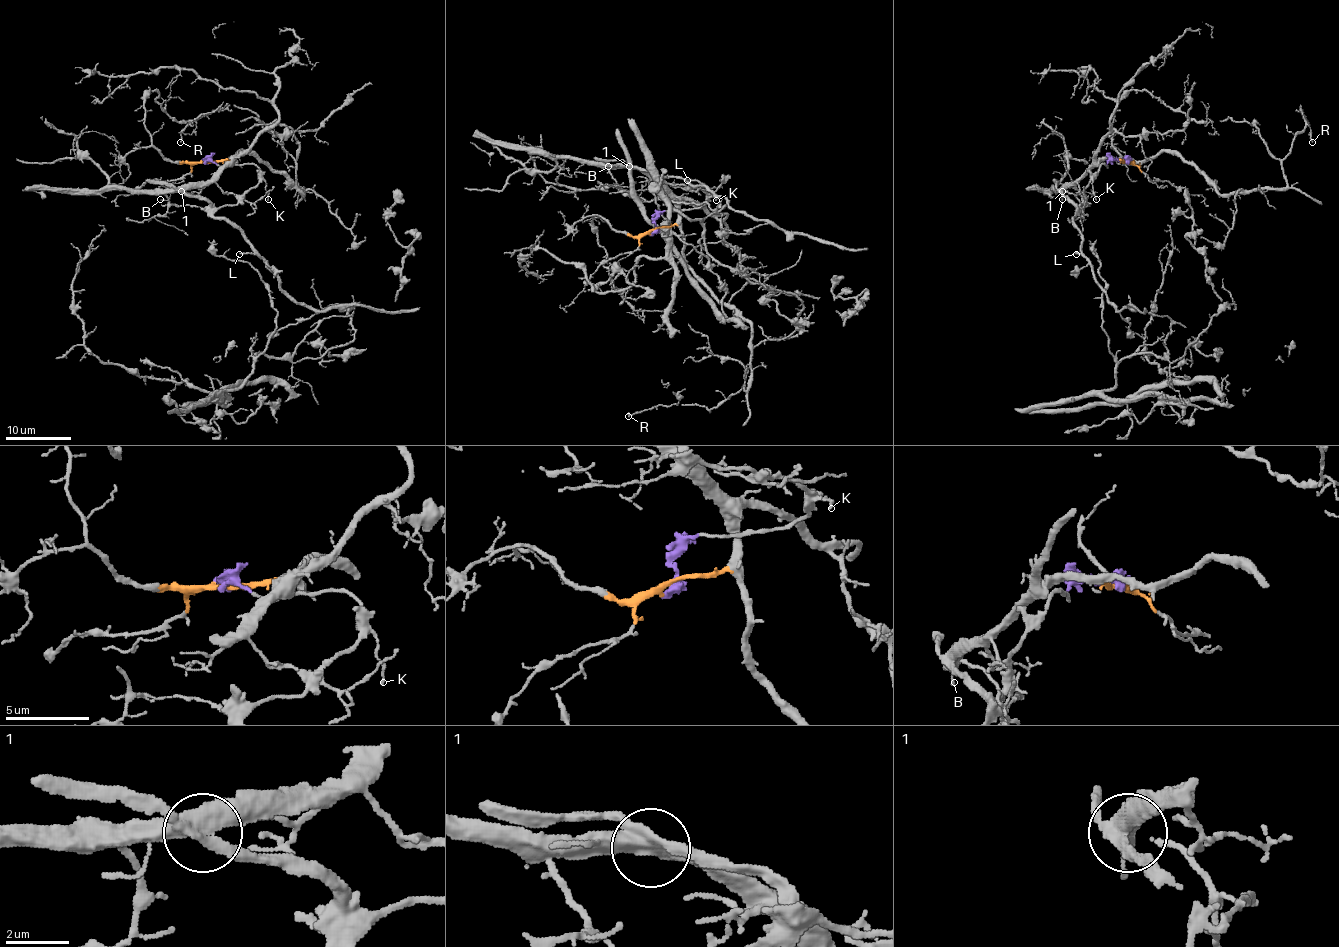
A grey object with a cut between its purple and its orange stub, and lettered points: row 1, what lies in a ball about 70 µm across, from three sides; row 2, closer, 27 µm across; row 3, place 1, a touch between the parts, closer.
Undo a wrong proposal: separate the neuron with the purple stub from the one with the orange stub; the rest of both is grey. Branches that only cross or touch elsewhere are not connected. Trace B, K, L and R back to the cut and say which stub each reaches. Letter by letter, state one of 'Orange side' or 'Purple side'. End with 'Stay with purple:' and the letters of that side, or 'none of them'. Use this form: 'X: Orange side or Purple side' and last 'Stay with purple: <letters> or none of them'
B: Orange side
K: Purple side
L: Purple side
R: Orange side
Stay with purple: K, L

